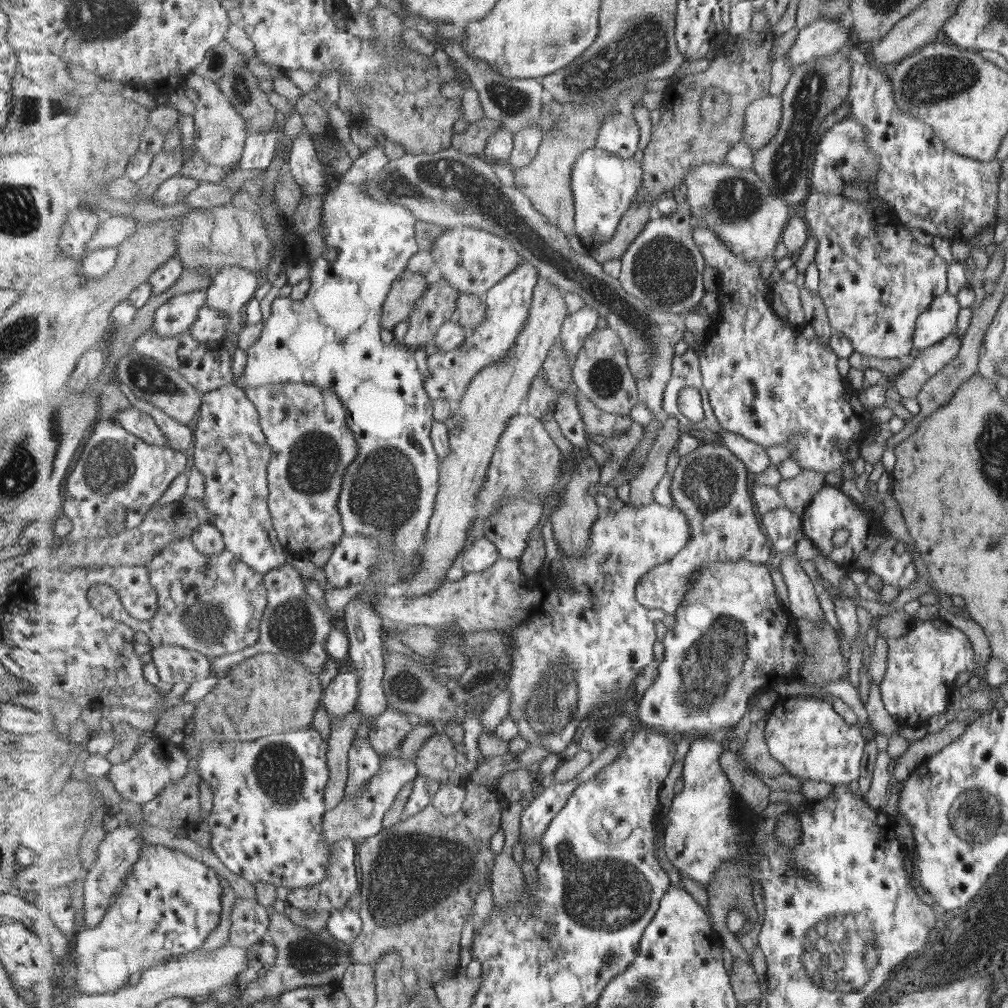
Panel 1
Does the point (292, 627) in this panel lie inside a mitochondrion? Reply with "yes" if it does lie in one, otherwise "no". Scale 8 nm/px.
yes

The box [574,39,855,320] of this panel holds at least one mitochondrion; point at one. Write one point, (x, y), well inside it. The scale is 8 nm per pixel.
(788, 161)

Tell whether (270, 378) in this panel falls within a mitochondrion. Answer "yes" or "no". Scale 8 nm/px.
no

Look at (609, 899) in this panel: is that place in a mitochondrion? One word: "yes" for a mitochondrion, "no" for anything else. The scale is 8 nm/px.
yes

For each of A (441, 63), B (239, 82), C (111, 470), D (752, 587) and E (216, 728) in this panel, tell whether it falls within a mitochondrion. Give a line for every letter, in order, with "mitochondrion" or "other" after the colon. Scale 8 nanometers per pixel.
A: other
B: mitochondrion
C: mitochondrion
D: other
E: other

